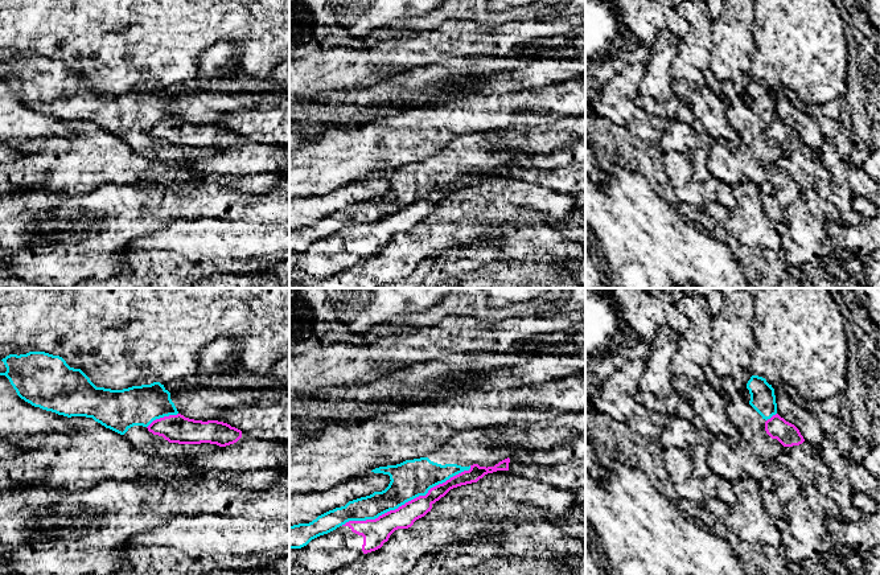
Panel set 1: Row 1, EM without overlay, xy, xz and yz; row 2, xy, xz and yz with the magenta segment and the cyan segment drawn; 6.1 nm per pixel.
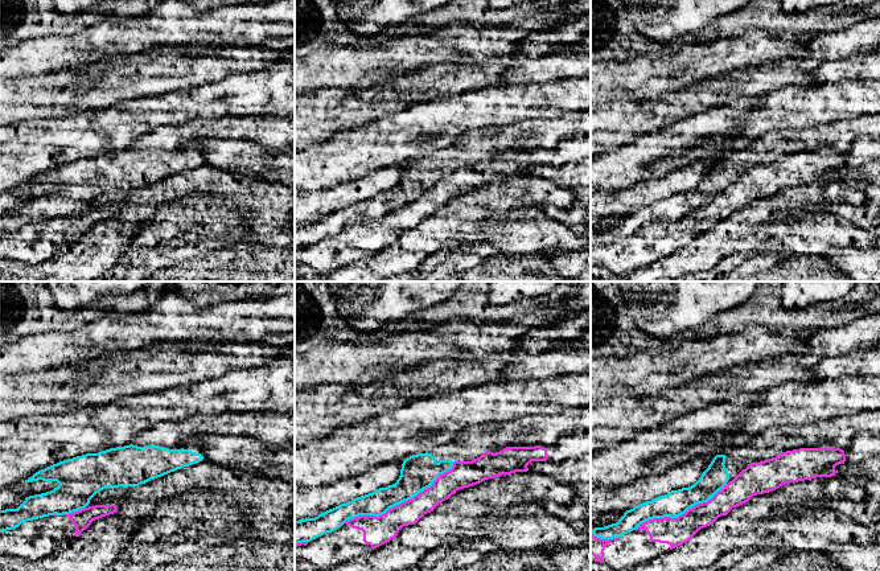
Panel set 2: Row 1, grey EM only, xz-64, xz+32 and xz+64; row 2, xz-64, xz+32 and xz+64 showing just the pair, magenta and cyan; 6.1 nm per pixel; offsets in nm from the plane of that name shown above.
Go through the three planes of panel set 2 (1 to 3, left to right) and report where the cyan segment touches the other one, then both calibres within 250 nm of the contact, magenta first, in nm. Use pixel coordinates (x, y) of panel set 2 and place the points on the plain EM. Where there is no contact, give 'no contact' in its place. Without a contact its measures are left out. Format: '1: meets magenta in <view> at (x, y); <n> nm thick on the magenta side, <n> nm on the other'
1: meets magenta in xz-64 at (74, 216); 120 nm thick on the magenta side, 260 nm on the other
2: meets magenta in xz+32 at (402, 206); 180 nm thick on the magenta side, 220 nm on the other
3: meets magenta in xz+64 at (682, 218); 170 nm thick on the magenta side, 160 nm on the other

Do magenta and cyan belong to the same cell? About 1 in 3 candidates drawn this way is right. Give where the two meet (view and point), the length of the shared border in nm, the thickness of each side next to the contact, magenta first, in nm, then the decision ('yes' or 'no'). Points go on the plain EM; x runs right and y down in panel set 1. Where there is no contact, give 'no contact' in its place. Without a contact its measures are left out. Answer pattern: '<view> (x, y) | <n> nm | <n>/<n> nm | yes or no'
xz (406, 206) | 850 nm | 160/220 nm | no

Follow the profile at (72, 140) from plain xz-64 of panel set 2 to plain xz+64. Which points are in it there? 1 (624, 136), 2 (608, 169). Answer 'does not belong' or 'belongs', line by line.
1: does not belong
2: belongs

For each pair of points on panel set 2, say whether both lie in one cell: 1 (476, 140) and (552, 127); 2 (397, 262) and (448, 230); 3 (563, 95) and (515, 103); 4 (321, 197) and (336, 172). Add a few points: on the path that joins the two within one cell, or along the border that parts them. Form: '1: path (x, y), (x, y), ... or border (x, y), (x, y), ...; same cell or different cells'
1: path (494, 138), (514, 138), (534, 128); same cell
2: path (410, 249), (435, 234); same cell
3: path (551, 98), (527, 102); same cell
4: border (308, 190), (320, 192); different cells

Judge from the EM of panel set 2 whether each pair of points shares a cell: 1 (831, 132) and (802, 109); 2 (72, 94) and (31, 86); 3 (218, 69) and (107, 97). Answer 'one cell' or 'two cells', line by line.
1: two cells
2: one cell
3: one cell

